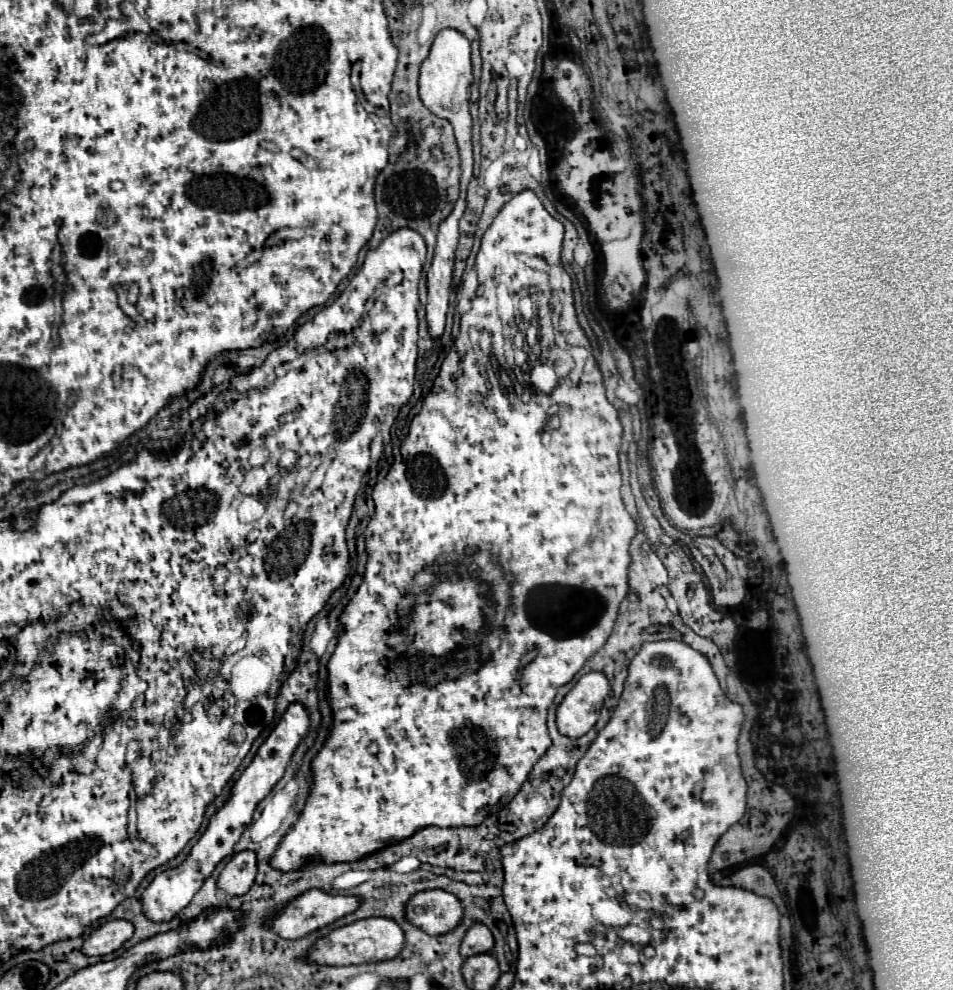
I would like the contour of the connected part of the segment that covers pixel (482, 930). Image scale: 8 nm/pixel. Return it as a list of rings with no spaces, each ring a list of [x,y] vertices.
[[[475,923],[467,931],[467,935],[465,935],[463,943],[461,943],[461,957],[467,959],[467,957],[473,957],[473,955],[489,953],[493,949],[493,945],[495,945],[495,939],[493,939],[491,931],[485,925]]]

